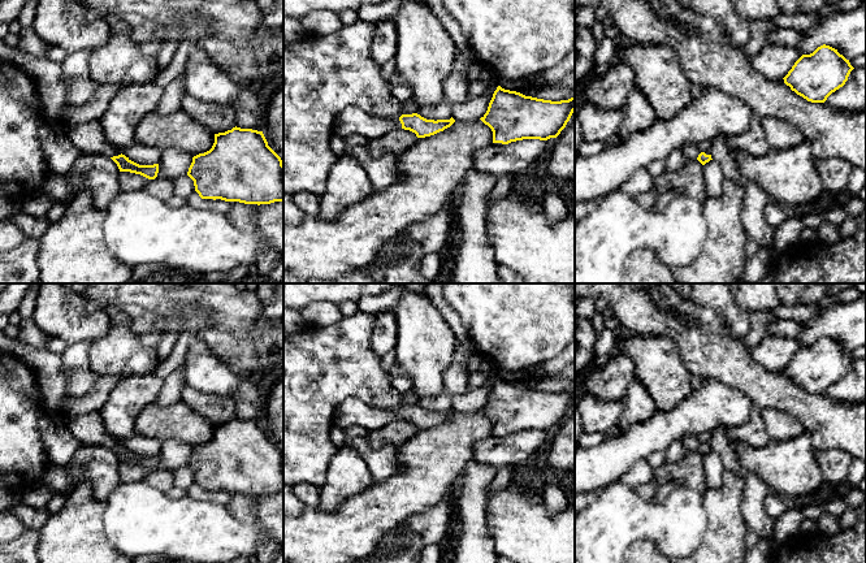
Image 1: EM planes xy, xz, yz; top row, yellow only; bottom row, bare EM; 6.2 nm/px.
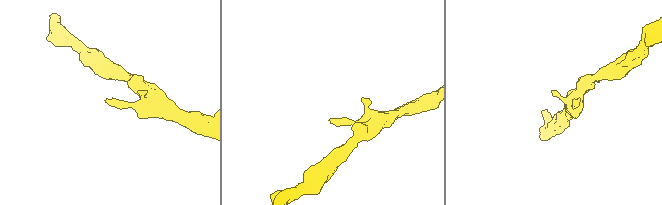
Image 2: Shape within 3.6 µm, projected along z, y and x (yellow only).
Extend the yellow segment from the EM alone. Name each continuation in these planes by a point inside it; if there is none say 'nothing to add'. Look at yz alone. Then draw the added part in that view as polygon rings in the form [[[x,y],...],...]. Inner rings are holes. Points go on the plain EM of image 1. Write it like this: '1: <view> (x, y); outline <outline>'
nothing to add

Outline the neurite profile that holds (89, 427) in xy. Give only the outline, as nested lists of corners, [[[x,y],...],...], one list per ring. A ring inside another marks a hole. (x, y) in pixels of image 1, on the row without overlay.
[[[99,411],[72,419],[66,421],[66,426],[78,439],[86,439],[109,449],[121,446],[114,437],[104,429]]]

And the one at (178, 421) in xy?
[[[182,400],[170,406],[147,404],[135,420],[135,429],[142,437],[163,443],[176,439],[191,447],[209,442],[215,434],[215,424]]]

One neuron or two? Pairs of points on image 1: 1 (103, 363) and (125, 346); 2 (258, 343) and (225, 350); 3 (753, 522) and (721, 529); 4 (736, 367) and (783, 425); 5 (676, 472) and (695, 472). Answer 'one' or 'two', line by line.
1: one
2: one
3: two
4: two
5: one

